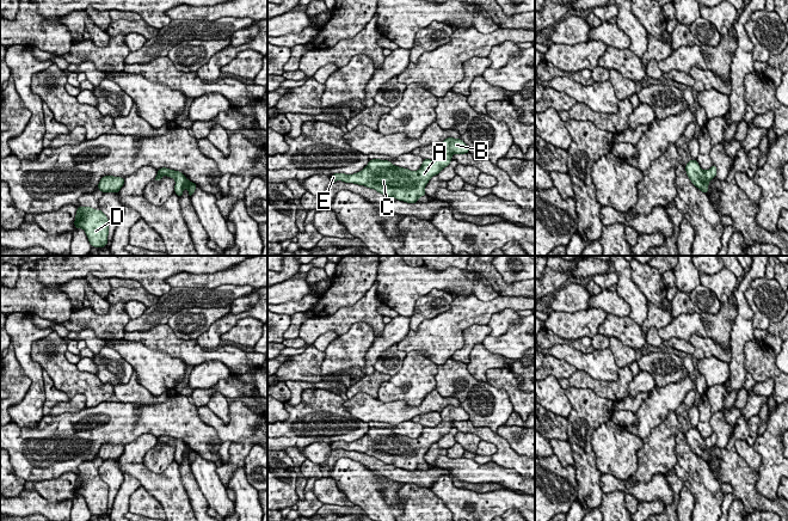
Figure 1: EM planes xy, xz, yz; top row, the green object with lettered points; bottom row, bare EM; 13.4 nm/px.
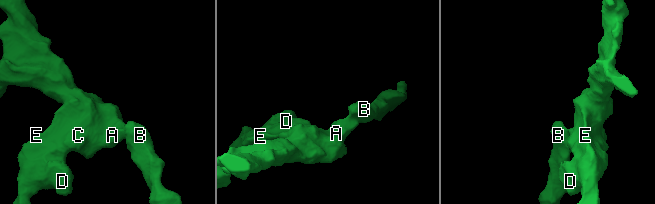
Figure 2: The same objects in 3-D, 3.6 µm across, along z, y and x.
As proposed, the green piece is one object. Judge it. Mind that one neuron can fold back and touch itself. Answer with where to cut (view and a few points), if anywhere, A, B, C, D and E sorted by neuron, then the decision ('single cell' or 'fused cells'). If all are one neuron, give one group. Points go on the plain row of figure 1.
no cut; A B C D E; single cell

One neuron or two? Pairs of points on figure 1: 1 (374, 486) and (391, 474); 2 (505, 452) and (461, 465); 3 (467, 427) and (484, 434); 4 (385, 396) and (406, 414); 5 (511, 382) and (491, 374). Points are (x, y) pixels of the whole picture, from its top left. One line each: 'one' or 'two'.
1: two
2: two
3: one
4: two
5: one

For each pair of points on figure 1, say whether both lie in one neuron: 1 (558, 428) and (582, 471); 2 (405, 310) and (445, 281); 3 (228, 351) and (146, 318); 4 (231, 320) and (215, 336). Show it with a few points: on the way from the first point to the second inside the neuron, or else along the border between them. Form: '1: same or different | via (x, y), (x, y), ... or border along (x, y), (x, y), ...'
1: different | border along (566, 418), (567, 440)
2: same | via (408, 298), (425, 281), (433, 281)
3: different | border along (166, 323), (154, 325), (147, 330), (135, 331)
4: same | via (227, 323), (217, 332)

